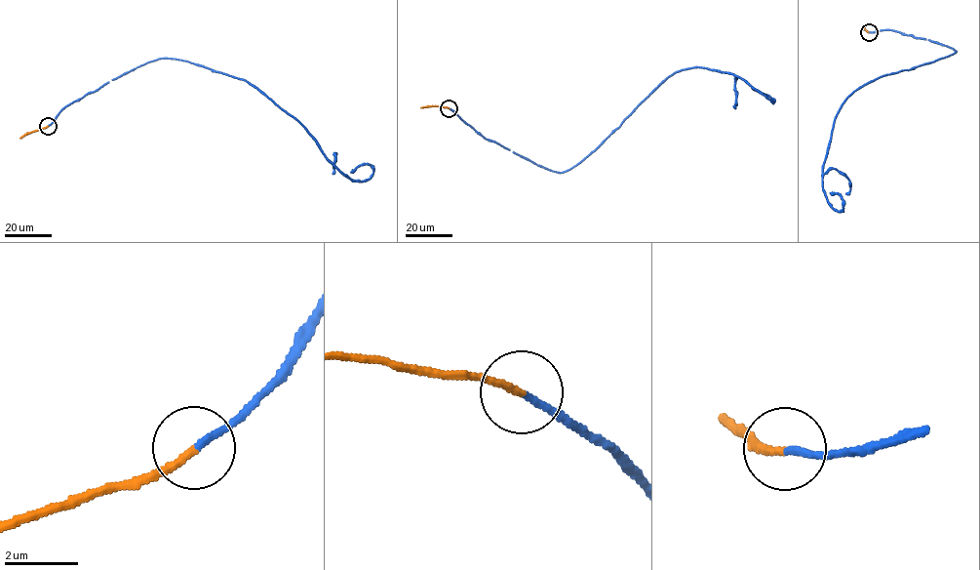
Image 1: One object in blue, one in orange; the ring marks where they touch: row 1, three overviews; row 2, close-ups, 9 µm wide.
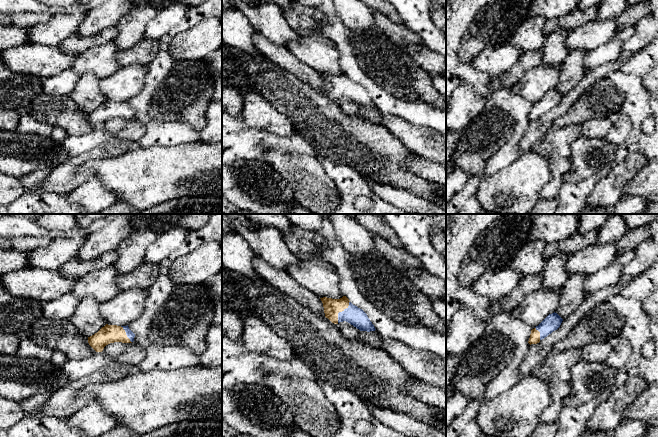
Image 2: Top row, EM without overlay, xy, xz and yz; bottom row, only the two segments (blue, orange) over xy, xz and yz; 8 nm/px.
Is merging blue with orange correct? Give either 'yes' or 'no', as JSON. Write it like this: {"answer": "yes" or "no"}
{"answer": "yes"}

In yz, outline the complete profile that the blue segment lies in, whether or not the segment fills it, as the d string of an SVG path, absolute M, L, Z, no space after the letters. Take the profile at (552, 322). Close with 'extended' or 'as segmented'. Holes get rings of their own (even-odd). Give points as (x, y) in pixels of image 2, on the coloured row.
M557 313L549 314L538 326L531 330L528 343L530 345L539 343L553 331L557 330L562 321L563 319Z; extended

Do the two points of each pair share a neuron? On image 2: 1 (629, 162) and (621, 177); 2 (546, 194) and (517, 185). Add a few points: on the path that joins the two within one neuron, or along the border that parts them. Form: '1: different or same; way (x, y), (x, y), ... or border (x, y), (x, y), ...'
1: same; way (629, 166), (622, 173)
2: different; border (550, 170), (548, 182), (543, 187), (539, 198)

